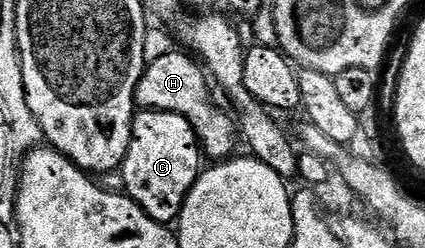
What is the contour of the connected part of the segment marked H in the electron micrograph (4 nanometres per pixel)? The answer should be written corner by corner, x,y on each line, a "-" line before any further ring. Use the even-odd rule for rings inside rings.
163,50
157,61
147,63
136,85
135,104
144,111
167,111
184,117
196,133
203,156
210,161
225,161
237,152
234,150
237,149
238,143
240,147
239,128
235,120
234,123
230,120
229,110
221,111
214,104
208,89
210,83
207,72
200,66
199,60
191,57
185,50
182,51

